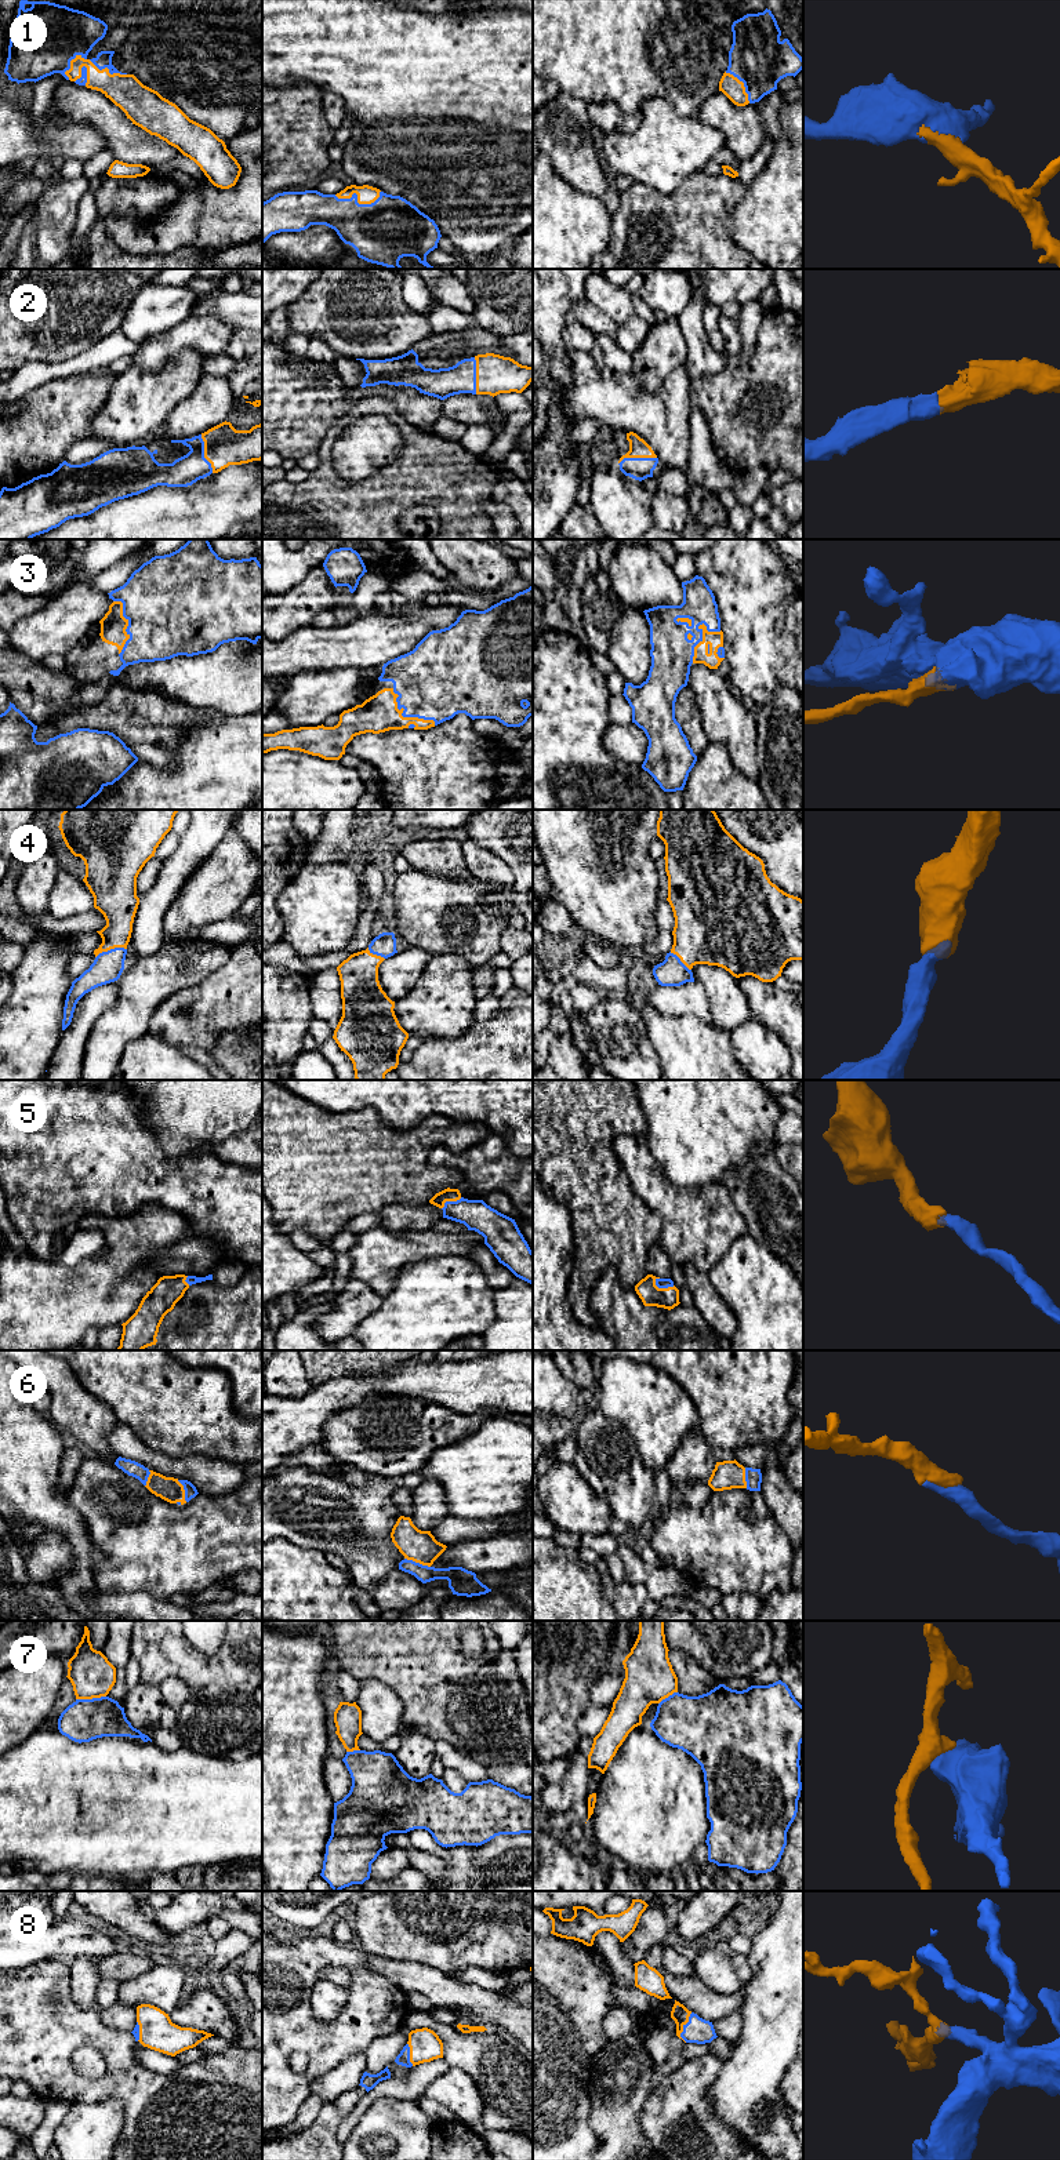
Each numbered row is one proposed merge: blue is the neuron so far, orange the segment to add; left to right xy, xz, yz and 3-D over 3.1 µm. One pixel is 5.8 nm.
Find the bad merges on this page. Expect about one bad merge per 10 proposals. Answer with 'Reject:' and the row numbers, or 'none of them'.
Reject: 7

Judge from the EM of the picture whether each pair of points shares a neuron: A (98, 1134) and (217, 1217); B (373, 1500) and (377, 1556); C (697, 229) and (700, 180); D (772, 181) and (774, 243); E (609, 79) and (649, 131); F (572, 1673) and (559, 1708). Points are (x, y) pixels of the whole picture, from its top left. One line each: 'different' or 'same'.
A: same
B: same
C: same
D: same
E: different
F: same

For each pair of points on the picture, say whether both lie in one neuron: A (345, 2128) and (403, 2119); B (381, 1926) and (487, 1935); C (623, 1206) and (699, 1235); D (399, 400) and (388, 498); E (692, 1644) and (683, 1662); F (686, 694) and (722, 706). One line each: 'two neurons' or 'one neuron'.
A: two neurons
B: one neuron
C: two neurons
D: two neurons
E: two neurons
F: two neurons

